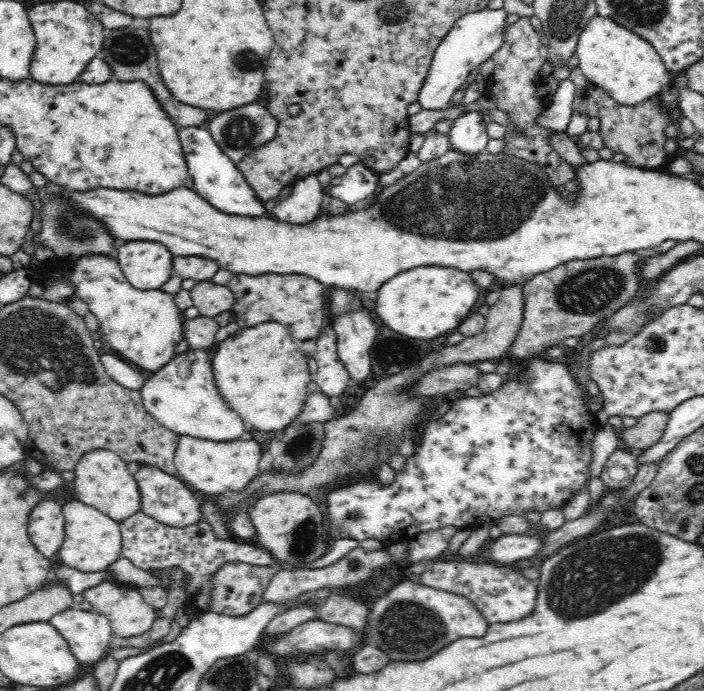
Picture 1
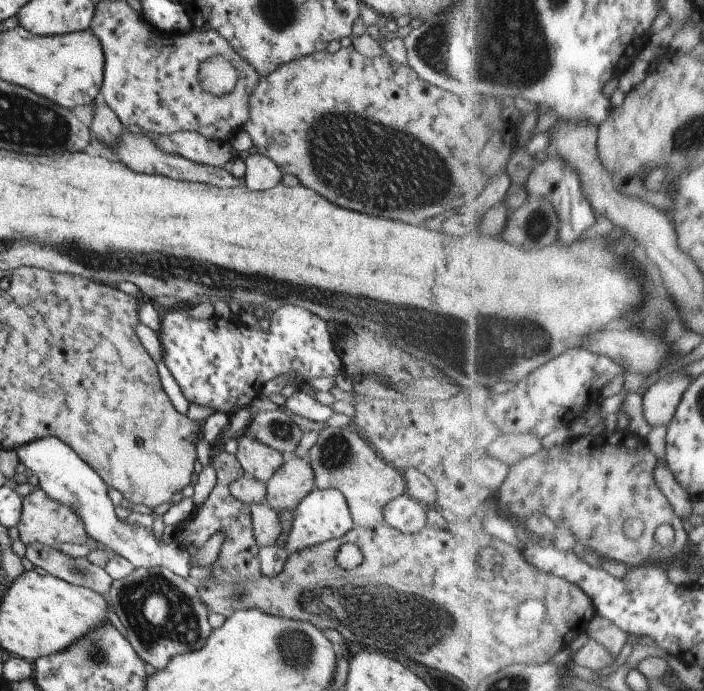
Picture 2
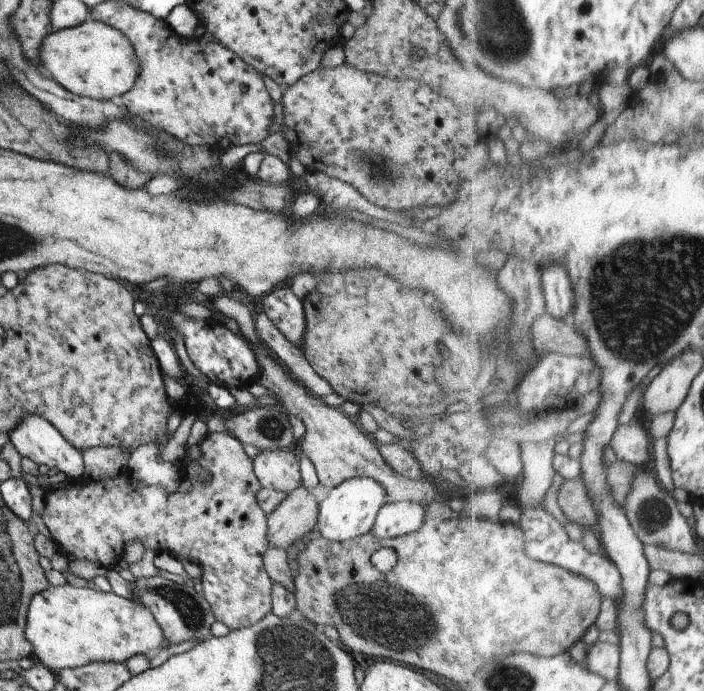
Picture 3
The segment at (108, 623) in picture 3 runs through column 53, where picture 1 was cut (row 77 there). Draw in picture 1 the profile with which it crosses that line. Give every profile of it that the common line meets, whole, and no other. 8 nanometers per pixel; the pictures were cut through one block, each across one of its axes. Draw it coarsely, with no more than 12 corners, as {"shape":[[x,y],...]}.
{"shape":[[598,14],[576,56],[625,106],[673,84],[652,44]]}

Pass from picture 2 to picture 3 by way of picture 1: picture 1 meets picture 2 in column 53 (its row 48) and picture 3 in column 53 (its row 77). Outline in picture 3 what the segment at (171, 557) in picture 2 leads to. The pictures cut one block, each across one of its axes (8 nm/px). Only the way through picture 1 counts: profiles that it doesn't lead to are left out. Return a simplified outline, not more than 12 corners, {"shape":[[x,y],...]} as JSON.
{"shape":[[26,415],[9,433],[21,457],[70,479],[83,454],[48,420]]}

